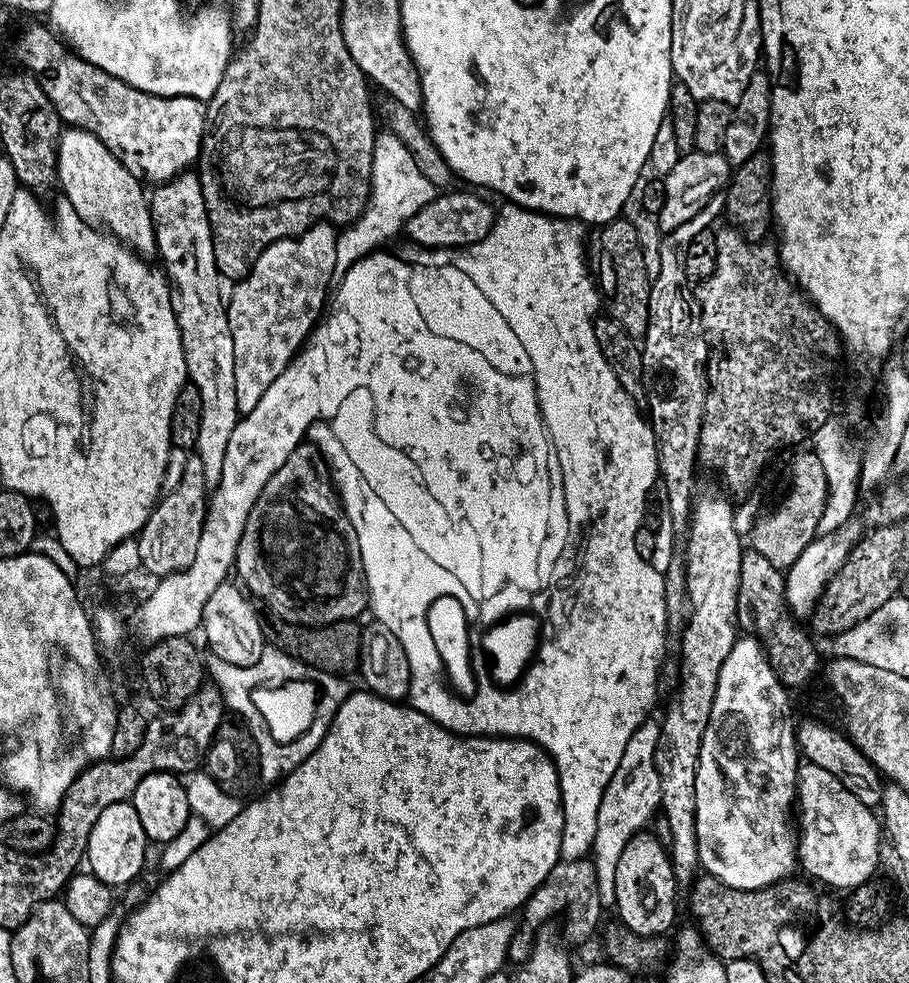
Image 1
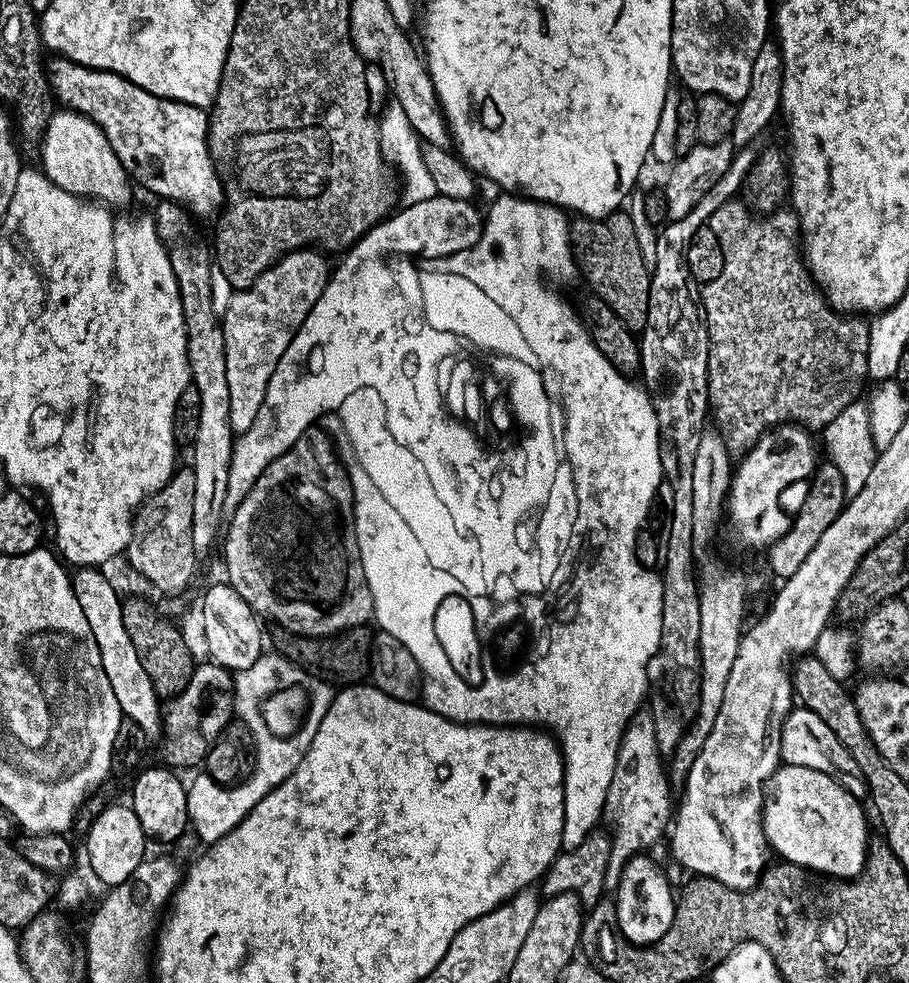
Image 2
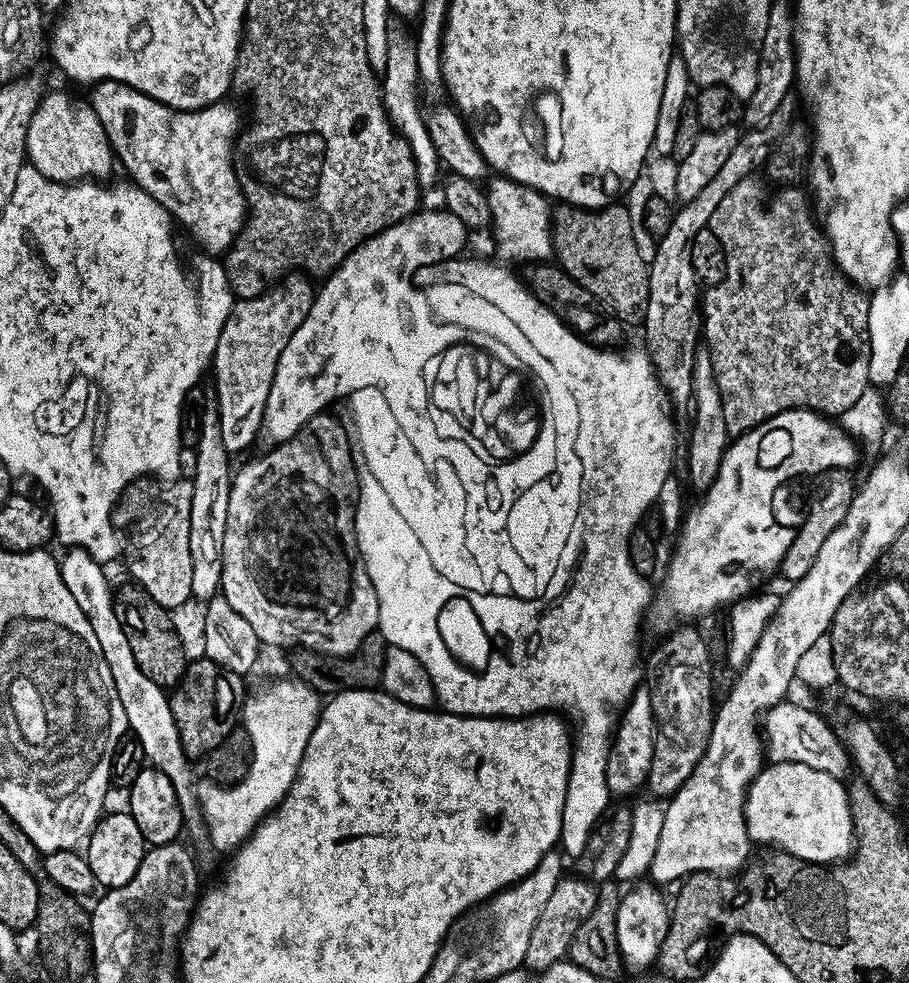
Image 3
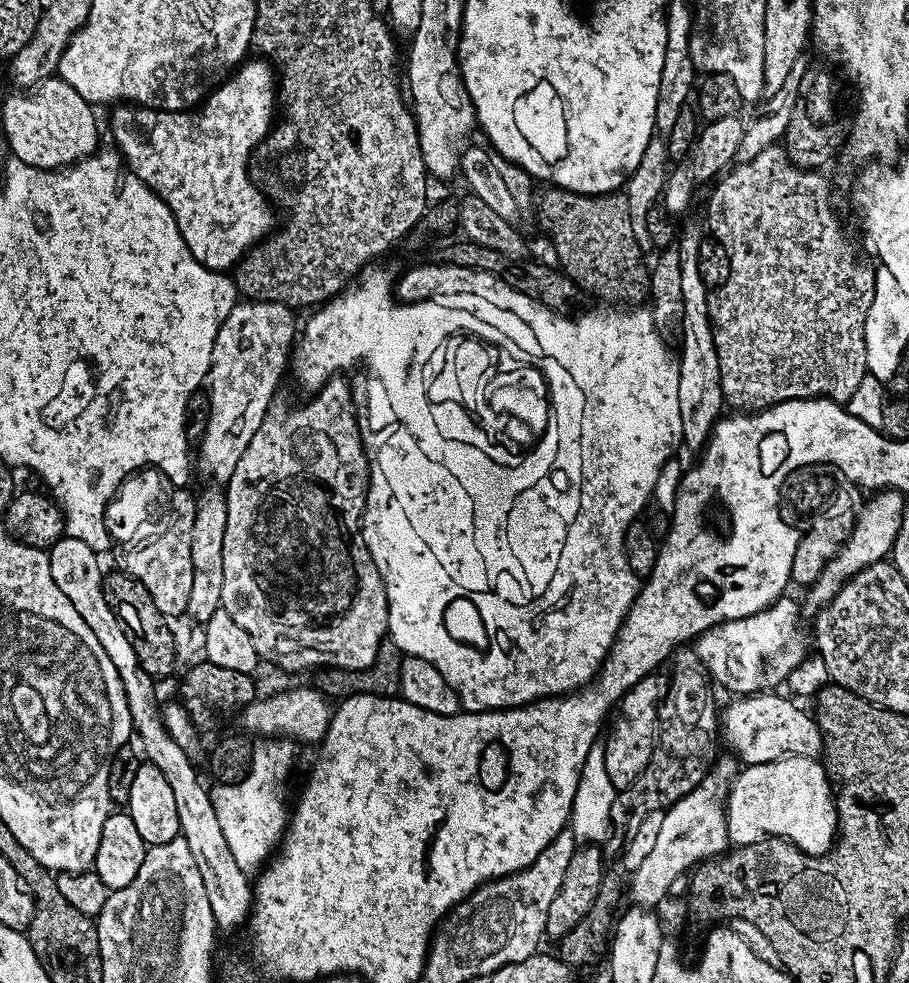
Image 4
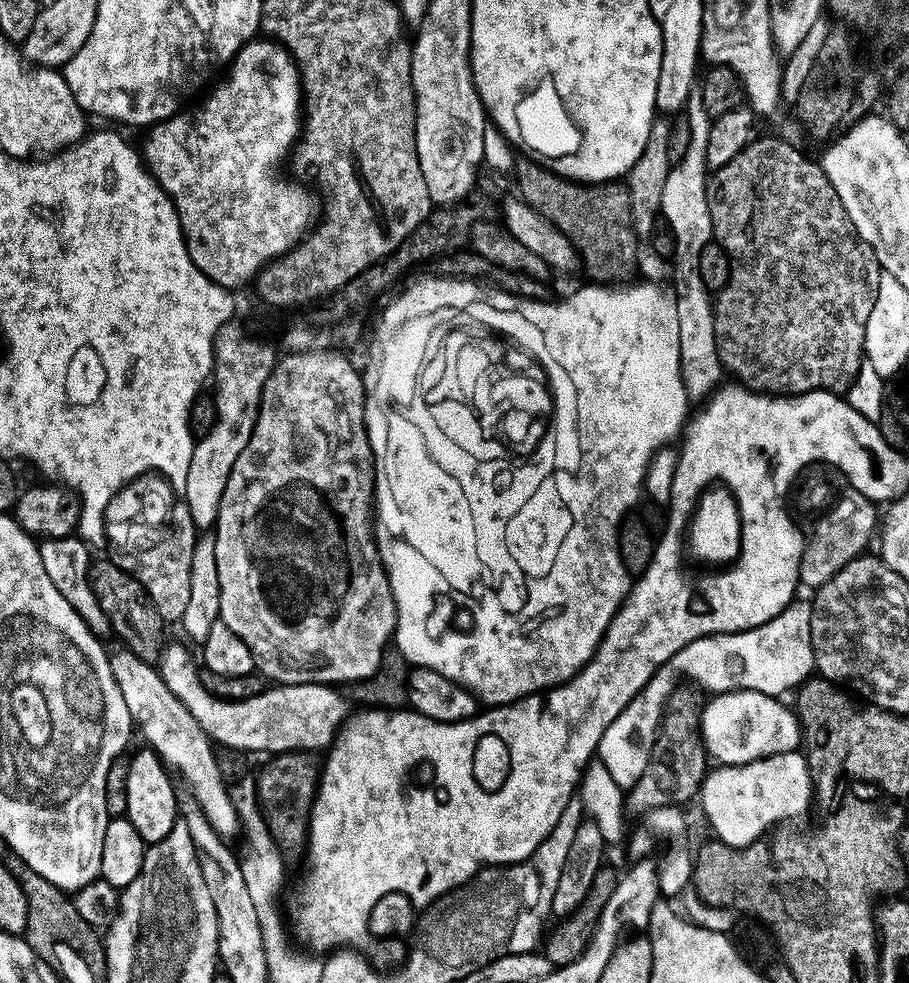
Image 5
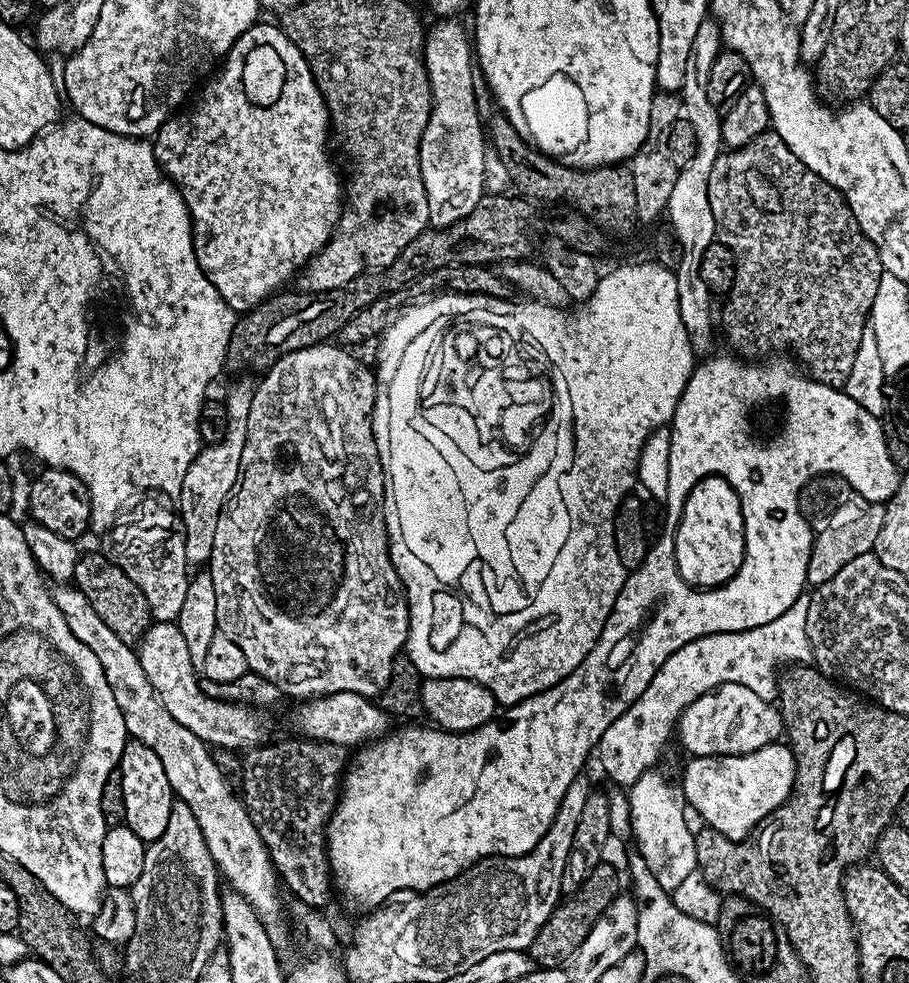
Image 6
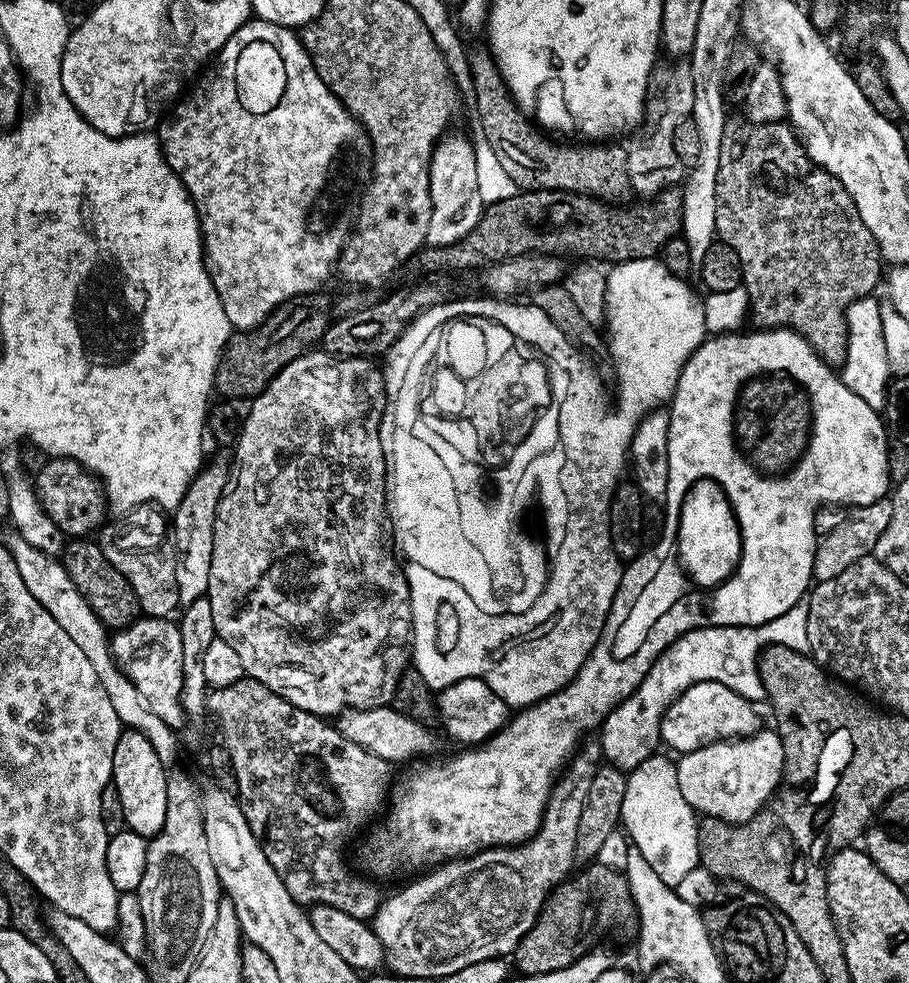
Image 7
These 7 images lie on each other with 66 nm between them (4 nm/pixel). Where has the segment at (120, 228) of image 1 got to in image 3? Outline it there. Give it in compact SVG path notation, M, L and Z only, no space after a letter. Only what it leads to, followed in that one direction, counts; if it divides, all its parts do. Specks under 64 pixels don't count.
M51 92L41 99L32 121L28 123L25 144L27 163L59 184L100 182L108 178L104 176L112 172L114 153L91 103L87 99L67 96L64 92Z

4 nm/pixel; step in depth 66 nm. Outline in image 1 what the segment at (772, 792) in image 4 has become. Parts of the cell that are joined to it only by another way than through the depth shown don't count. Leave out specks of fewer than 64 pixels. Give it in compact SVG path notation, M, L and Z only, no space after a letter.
M807 762L801 763L798 773L798 812L799 808L799 867L805 868L813 881L821 880L832 888L851 890L869 883L880 860L880 840L882 844L882 824L877 813L858 802L830 770Z

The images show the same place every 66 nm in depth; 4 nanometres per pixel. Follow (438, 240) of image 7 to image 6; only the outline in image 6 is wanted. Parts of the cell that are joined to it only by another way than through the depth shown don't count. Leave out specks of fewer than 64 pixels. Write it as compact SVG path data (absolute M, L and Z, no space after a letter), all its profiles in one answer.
M456 18L437 19L437 24L433 28L429 27L424 37L424 65L432 91L432 109L420 143L420 169L422 186L426 186L428 199L428 222L433 228L453 228L458 222L465 220L470 210L474 210L474 206L478 206L480 199L486 195L483 162L486 128L485 125L484 128L480 125L480 108L476 105L474 44L470 39L469 29L467 32L458 21L460 20Z

